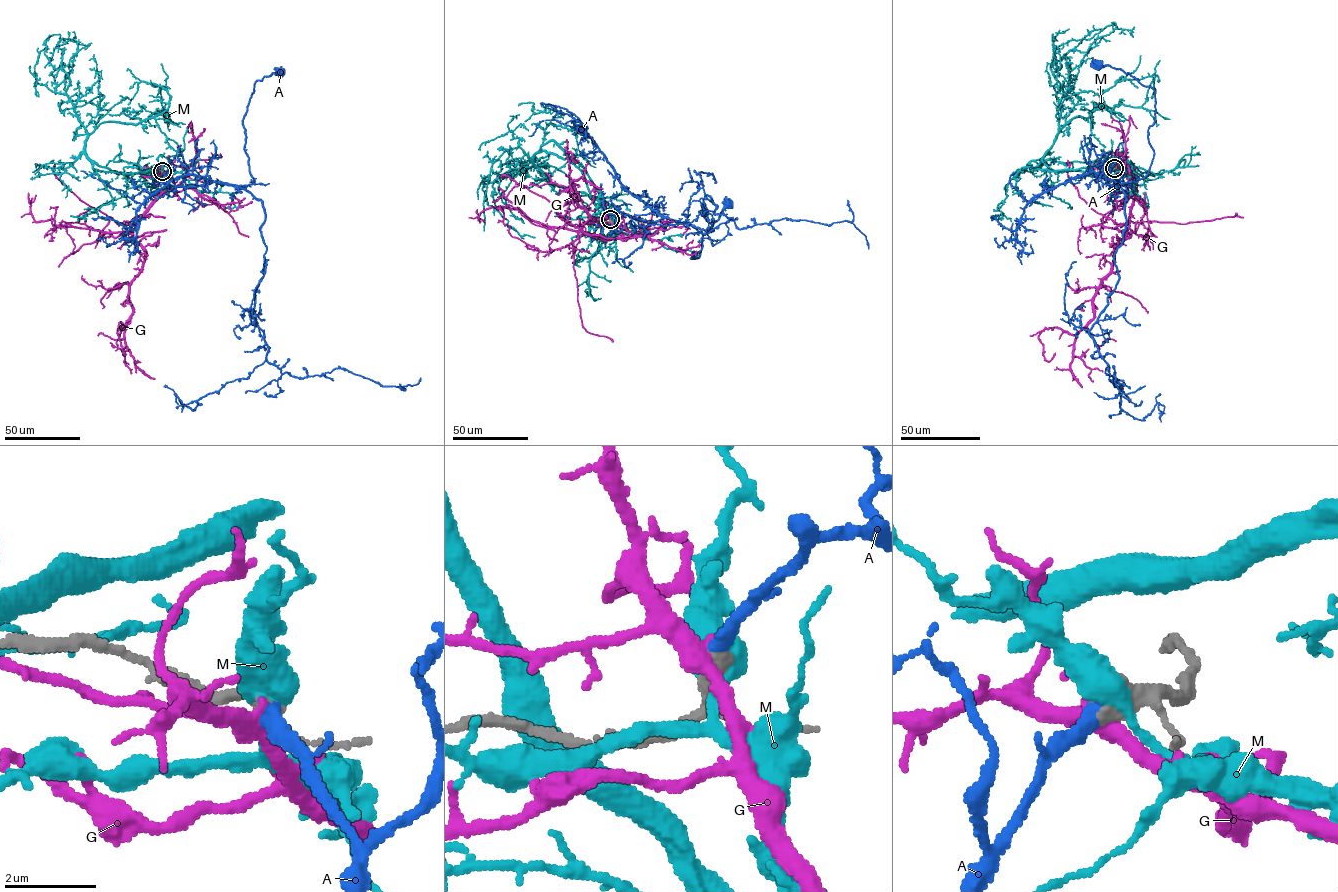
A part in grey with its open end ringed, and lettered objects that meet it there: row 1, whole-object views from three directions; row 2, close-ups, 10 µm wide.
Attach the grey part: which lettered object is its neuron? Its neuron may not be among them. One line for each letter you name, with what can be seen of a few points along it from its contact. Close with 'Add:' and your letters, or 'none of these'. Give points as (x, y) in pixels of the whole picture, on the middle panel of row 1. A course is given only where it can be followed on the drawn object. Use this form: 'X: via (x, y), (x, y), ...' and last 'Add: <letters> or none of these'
A: via (610, 219), (621, 211), (643, 221), (689, 223), (702, 234), (692, 259), (728, 205)
Add: A

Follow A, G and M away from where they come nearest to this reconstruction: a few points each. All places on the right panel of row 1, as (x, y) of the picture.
A: (1114, 168), (1107, 184), (1148, 172), (1155, 91), (1099, 64)
G: (1114, 169), (1133, 185), (1130, 224), (1093, 317), (1076, 334), (1049, 327), (1038, 336), (1045, 359), (1055, 353)
M: (1114, 168), (1031, 168), (1058, 132), (1076, 116), (1086, 119), (1117, 82), (1154, 74), (1151, 98)

